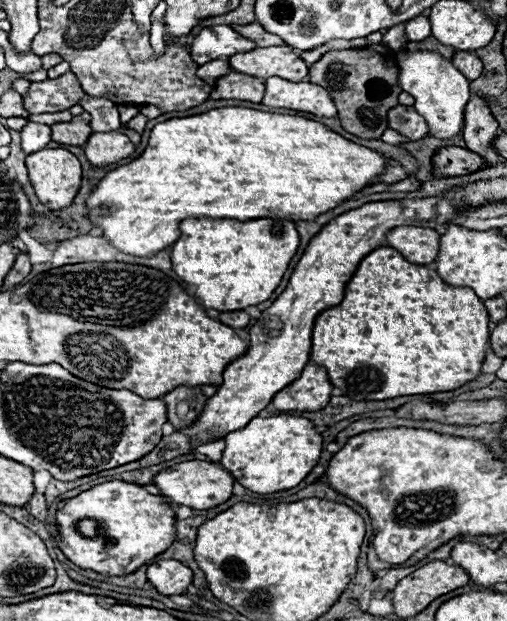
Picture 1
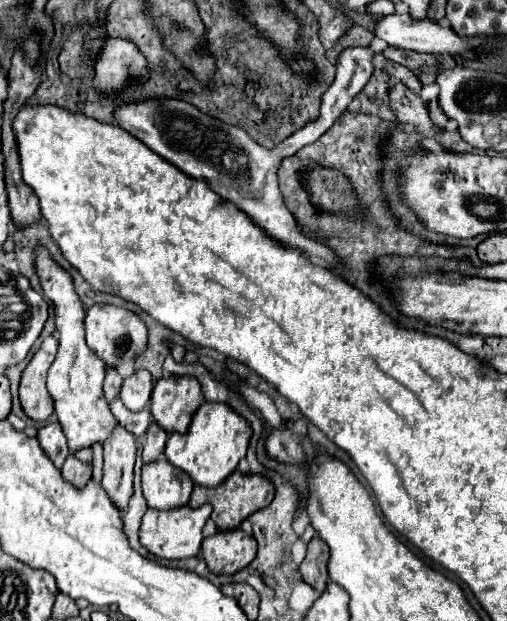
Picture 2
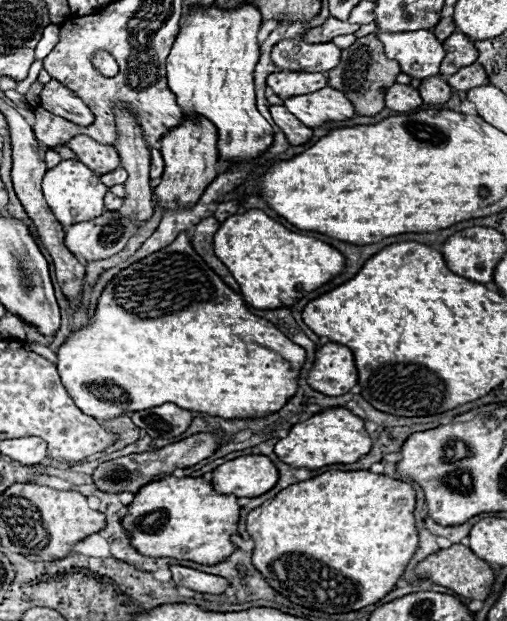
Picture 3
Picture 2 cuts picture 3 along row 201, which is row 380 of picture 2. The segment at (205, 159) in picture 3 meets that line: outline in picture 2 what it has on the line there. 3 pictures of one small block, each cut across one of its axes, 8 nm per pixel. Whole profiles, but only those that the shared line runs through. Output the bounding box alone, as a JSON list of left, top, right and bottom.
[150,376,204,432]

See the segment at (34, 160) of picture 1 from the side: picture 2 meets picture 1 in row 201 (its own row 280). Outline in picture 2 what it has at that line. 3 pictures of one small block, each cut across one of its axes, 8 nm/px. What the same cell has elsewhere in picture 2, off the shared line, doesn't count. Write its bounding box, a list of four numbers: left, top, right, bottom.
[34,252,114,452]

